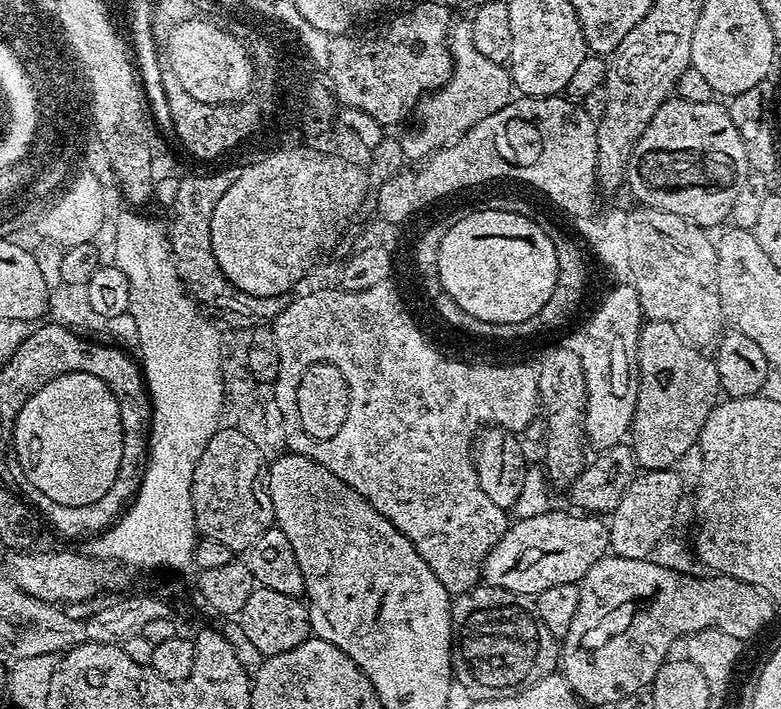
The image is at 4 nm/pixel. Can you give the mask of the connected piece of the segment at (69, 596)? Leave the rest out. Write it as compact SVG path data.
M24 550L12 560L11 579L26 594L34 598L51 602L69 600L76 604L79 600L88 600L100 591L116 592L124 587L128 576L127 569L114 560L102 560L99 556L90 556L80 552L36 552Z

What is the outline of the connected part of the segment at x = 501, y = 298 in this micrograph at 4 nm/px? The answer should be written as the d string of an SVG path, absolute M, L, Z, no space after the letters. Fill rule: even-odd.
M497 206L472 212L457 224L449 223L438 254L437 270L442 286L462 310L492 323L529 320L550 298L556 285L555 243L544 233L544 224L522 214L502 213Z

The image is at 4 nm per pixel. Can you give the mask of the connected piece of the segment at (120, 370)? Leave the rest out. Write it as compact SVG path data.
M112 352L112 384L108 387L118 402L118 414L122 422L122 452L128 452L128 464L124 464L124 472L118 472L114 478L114 486L98 498L98 502L90 502L86 506L62 506L62 502L54 502L47 494L42 494L34 482L26 478L24 468L18 462L15 451L8 450L8 472L12 472L12 480L20 484L20 493L45 521L48 520L64 536L73 536L74 539L83 541L85 538L99 536L106 528L111 528L122 513L132 503L135 495L140 490L144 475L148 469L148 453L150 451L150 437L152 435L152 397L148 395L148 386L144 378L141 365L135 359L126 362L122 354Z

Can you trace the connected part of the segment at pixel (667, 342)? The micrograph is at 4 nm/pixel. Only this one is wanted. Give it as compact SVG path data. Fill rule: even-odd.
M648 320L640 329L636 367L640 385L630 429L632 452L641 469L672 468L697 447L710 410L722 399L716 361L689 343L670 322Z

